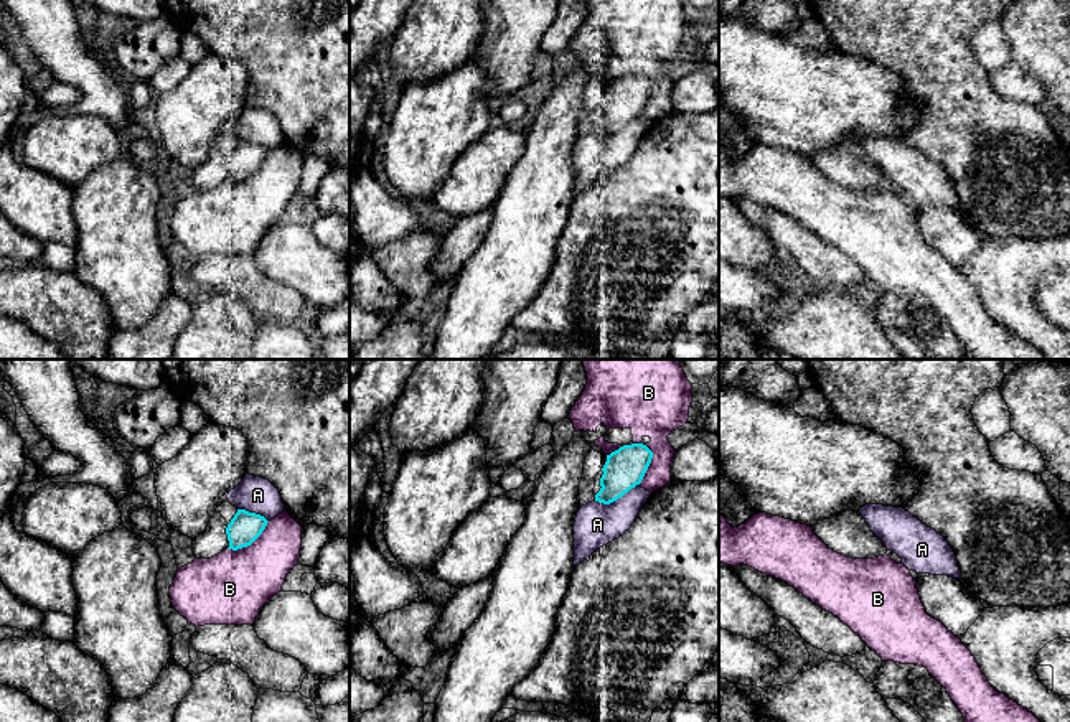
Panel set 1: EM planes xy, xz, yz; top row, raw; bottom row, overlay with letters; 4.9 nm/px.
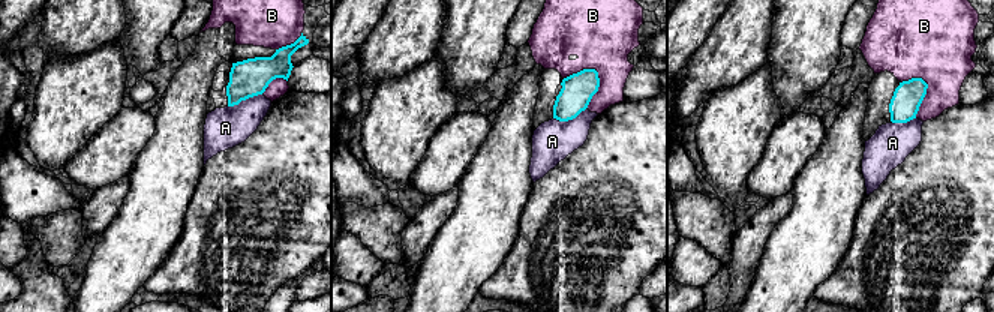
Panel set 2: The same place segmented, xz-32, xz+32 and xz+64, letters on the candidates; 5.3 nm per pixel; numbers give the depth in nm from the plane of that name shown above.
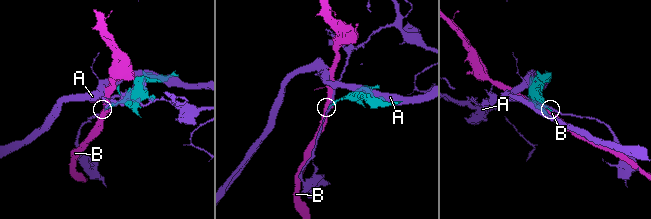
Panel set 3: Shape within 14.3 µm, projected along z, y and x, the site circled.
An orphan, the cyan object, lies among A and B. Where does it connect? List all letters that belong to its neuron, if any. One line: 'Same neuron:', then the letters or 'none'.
Same neuron: none

